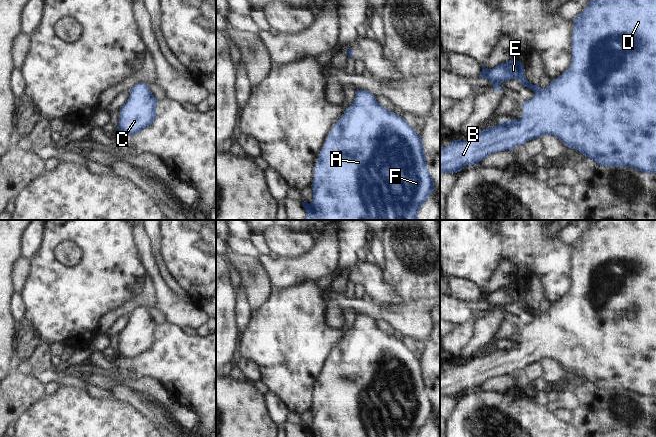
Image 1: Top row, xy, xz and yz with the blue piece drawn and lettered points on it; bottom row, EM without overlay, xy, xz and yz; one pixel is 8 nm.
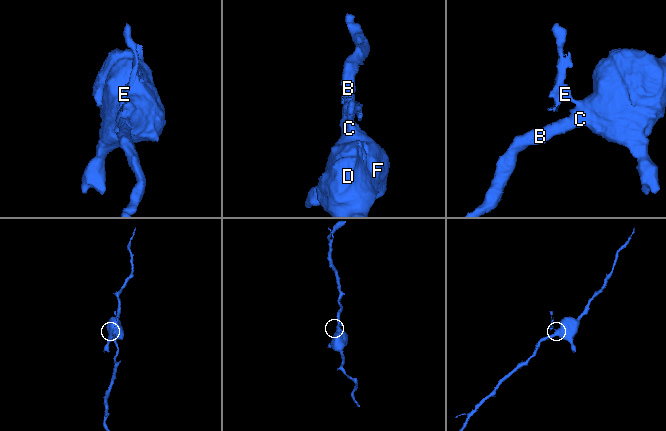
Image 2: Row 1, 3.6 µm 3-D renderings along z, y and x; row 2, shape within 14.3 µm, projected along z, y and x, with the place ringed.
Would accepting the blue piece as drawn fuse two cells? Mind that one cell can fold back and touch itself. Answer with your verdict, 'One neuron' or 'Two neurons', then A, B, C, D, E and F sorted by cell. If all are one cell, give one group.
One neuron. Groups: A B C D E F

